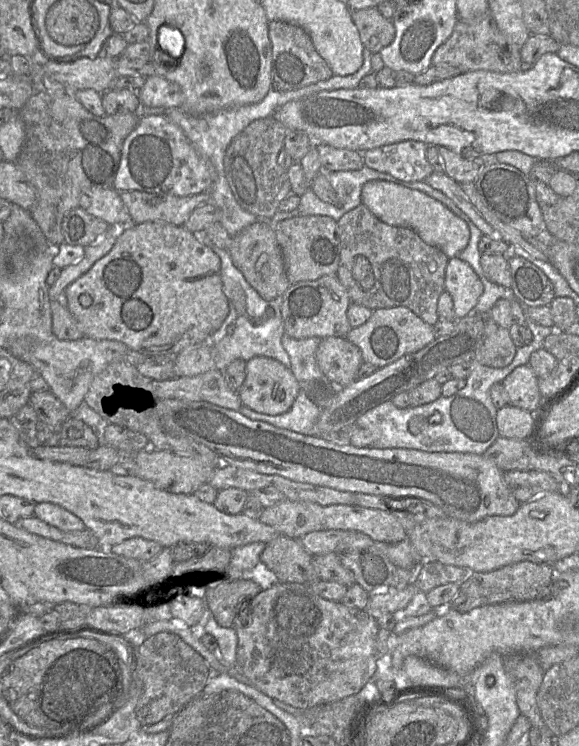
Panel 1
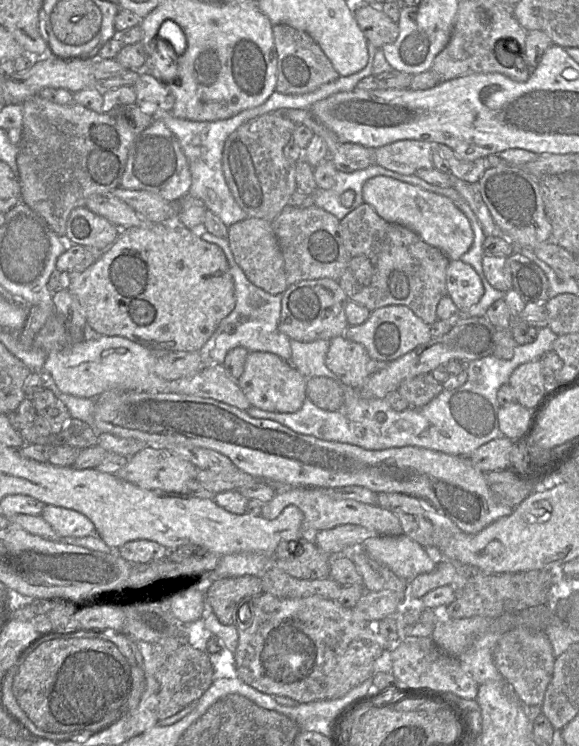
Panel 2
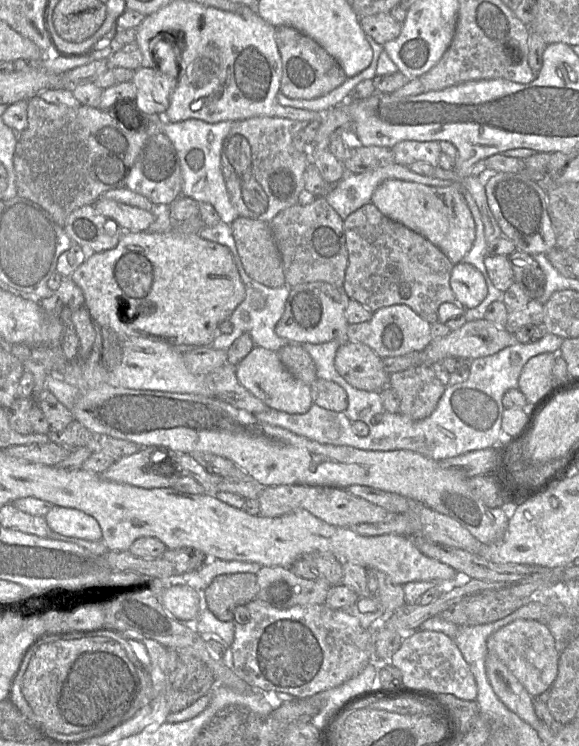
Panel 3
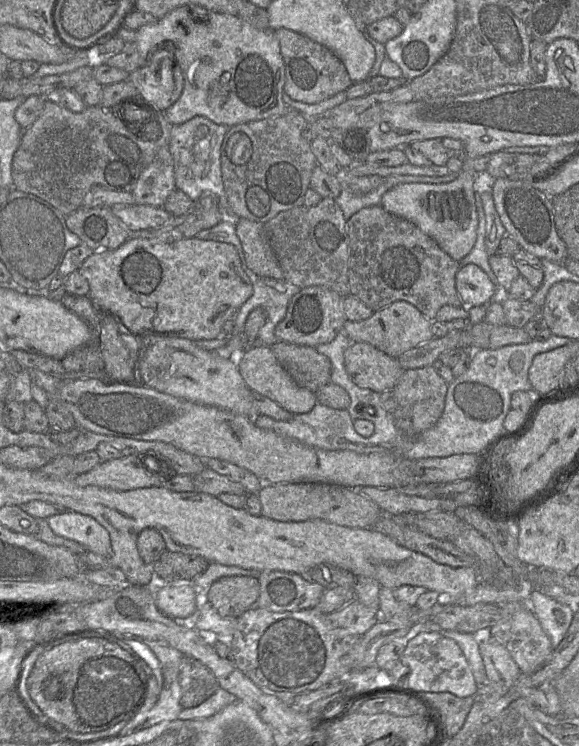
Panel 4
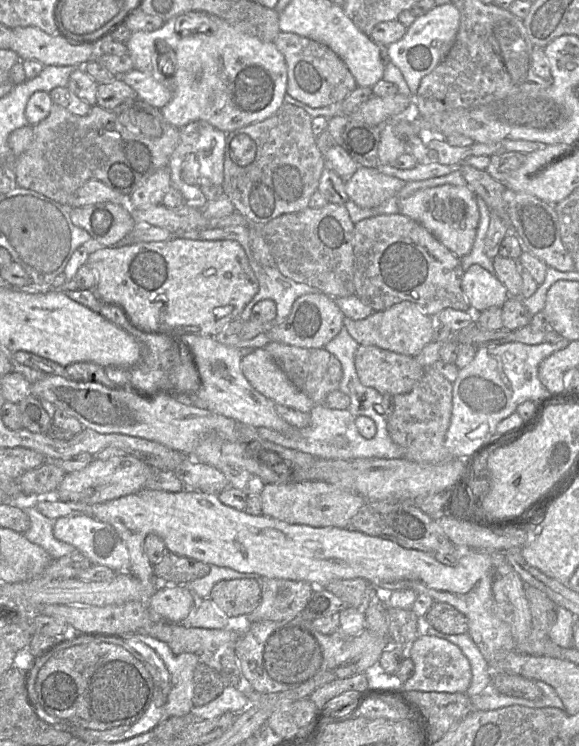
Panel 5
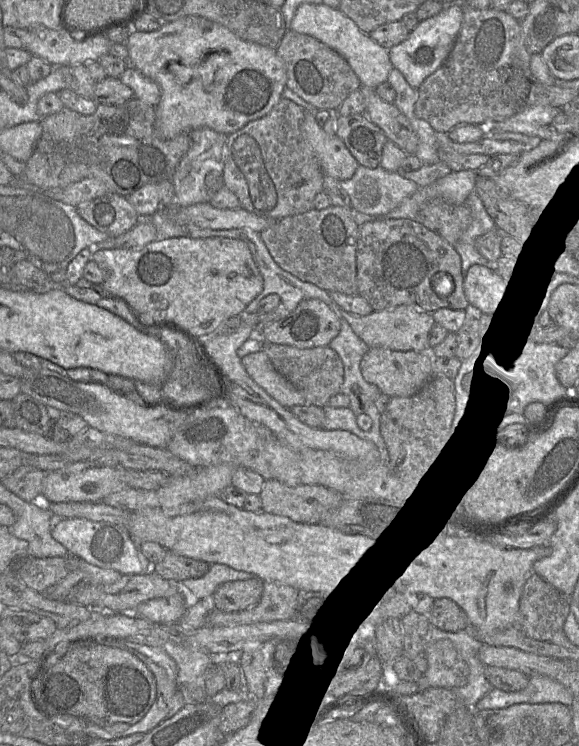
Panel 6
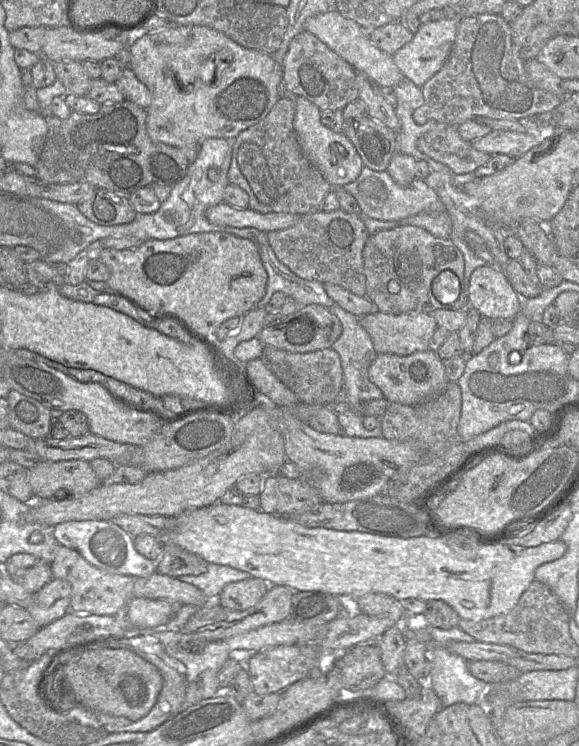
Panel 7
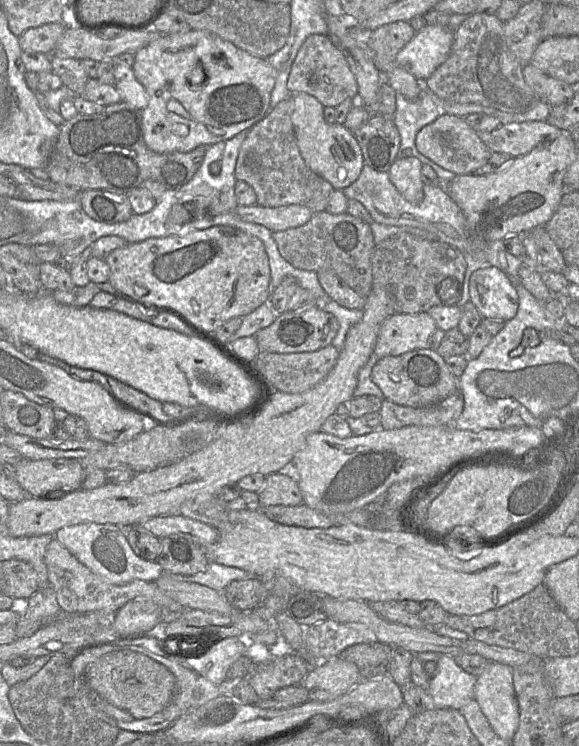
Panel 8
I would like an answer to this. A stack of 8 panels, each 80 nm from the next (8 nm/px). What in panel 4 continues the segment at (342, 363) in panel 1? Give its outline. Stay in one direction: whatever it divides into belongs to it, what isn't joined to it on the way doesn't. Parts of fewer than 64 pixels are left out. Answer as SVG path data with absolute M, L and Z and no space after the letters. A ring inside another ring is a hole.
M353 342L344 352L345 370L360 388L377 393L393 390L404 373L393 358L367 342Z

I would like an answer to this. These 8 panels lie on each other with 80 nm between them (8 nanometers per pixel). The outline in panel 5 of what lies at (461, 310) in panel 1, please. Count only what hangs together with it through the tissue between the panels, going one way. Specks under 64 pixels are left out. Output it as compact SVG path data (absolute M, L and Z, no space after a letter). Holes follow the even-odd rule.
M473 264L464 271L461 289L470 310L475 313L493 306L501 308L510 297L507 288L496 275L478 264Z

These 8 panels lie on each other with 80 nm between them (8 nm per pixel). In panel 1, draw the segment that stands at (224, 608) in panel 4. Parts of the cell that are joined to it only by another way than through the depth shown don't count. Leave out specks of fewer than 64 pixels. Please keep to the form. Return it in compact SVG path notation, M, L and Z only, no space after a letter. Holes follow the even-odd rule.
M252 579L218 580L205 591L204 602L217 623L234 627L236 606L246 597L255 597L262 588Z

